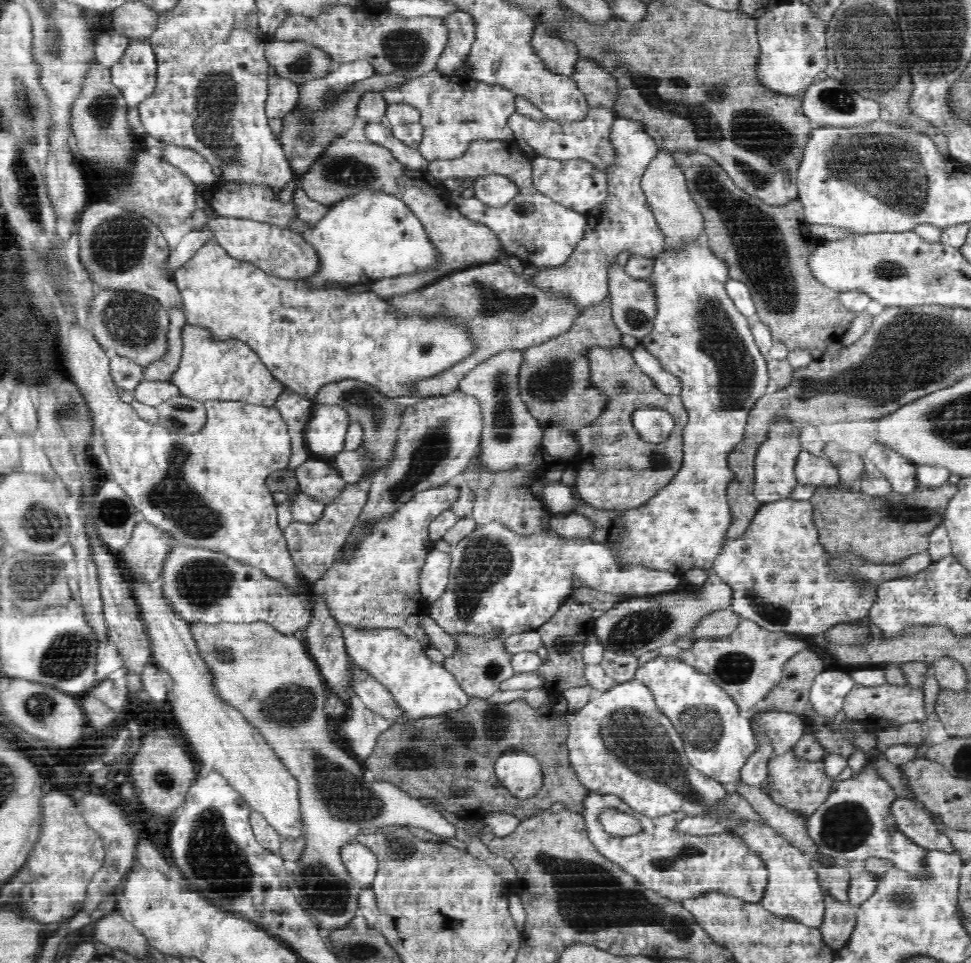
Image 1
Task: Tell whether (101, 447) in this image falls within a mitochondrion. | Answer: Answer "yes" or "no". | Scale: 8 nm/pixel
no

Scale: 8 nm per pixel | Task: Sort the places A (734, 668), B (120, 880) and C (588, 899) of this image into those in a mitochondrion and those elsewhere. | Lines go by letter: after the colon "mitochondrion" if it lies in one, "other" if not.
A: mitochondrion
B: other
C: mitochondrion

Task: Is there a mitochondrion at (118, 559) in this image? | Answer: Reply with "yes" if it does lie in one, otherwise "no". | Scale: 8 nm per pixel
no

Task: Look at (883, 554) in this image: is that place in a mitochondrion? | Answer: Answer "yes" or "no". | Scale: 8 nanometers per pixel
no

